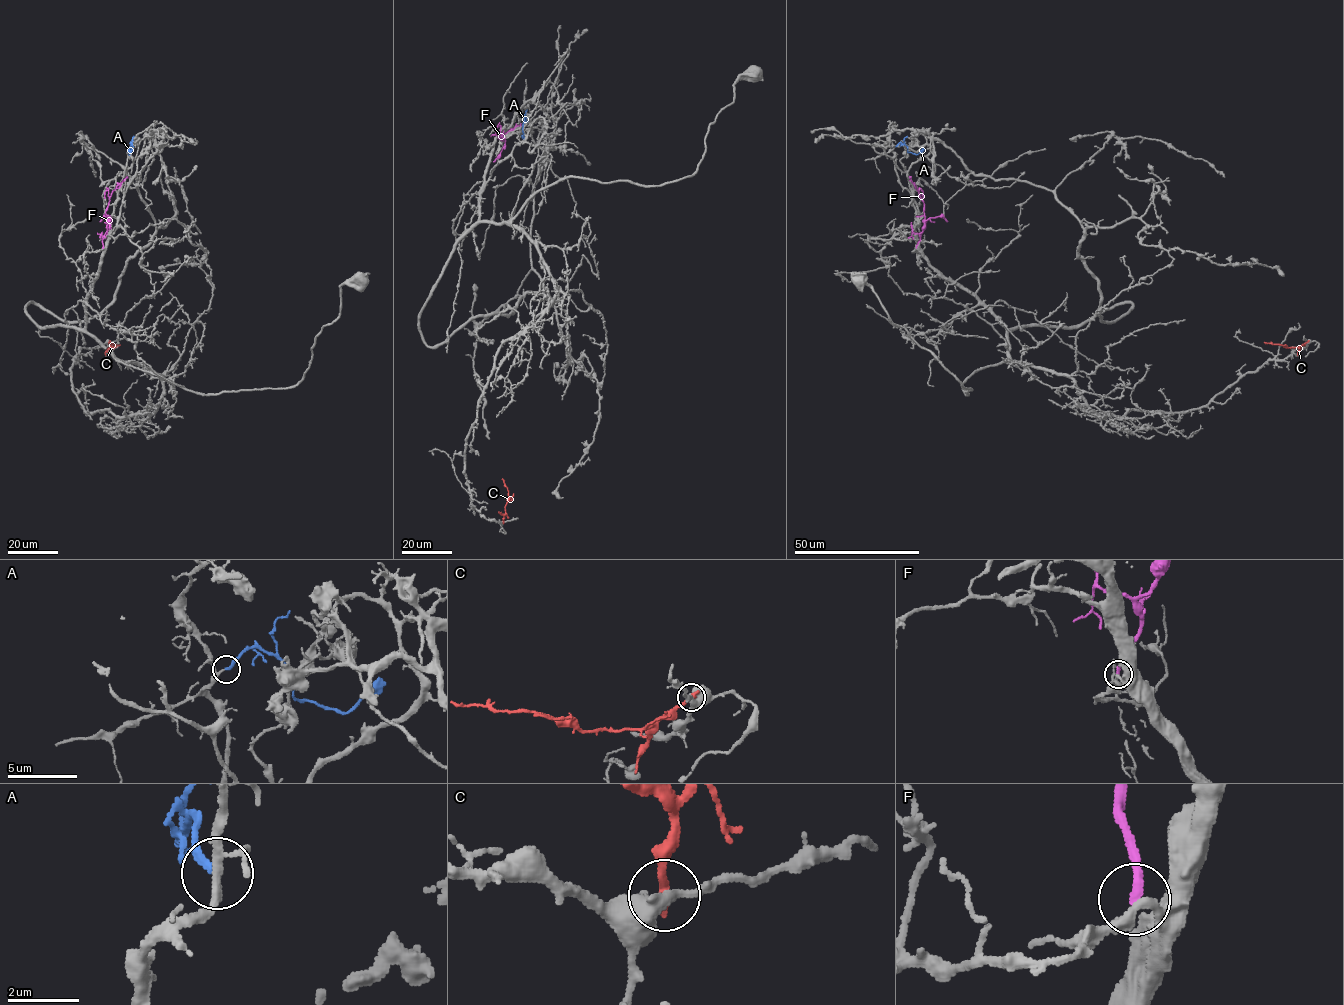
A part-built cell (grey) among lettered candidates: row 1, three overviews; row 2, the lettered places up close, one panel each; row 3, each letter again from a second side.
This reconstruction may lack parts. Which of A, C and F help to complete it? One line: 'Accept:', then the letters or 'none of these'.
Accept: A

